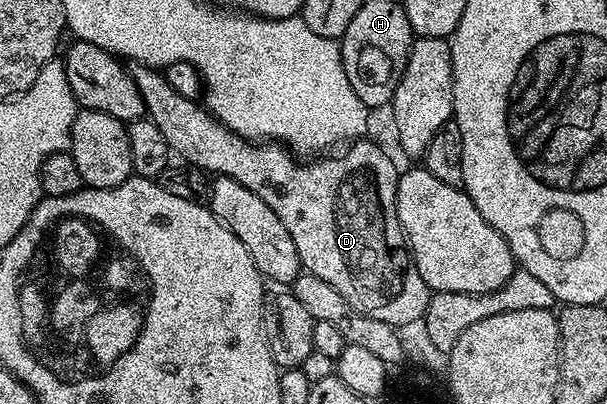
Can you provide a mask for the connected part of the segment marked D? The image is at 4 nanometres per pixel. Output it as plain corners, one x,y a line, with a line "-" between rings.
132,63
129,71
133,82
137,82
137,90
141,90
146,119
152,120
157,130
161,130
165,142
169,142
169,150
180,161
201,168
208,174
228,176
241,182
245,190
253,190
253,194
263,199
269,210
281,218
285,230
289,230
293,246
297,246
297,254
306,271
321,278
321,282
329,282
329,286
333,286
333,290
337,290
337,294
341,294
341,298
345,298
354,311
377,318
377,322
404,326
418,325
424,319
432,290
417,270
411,249
407,246
407,235
403,233
397,218
395,199
401,172
395,169
394,162
371,138
360,138
338,154
327,154
304,162
278,142
256,142
238,136
208,112
202,103
181,98
181,94
169,86
166,75
160,69

